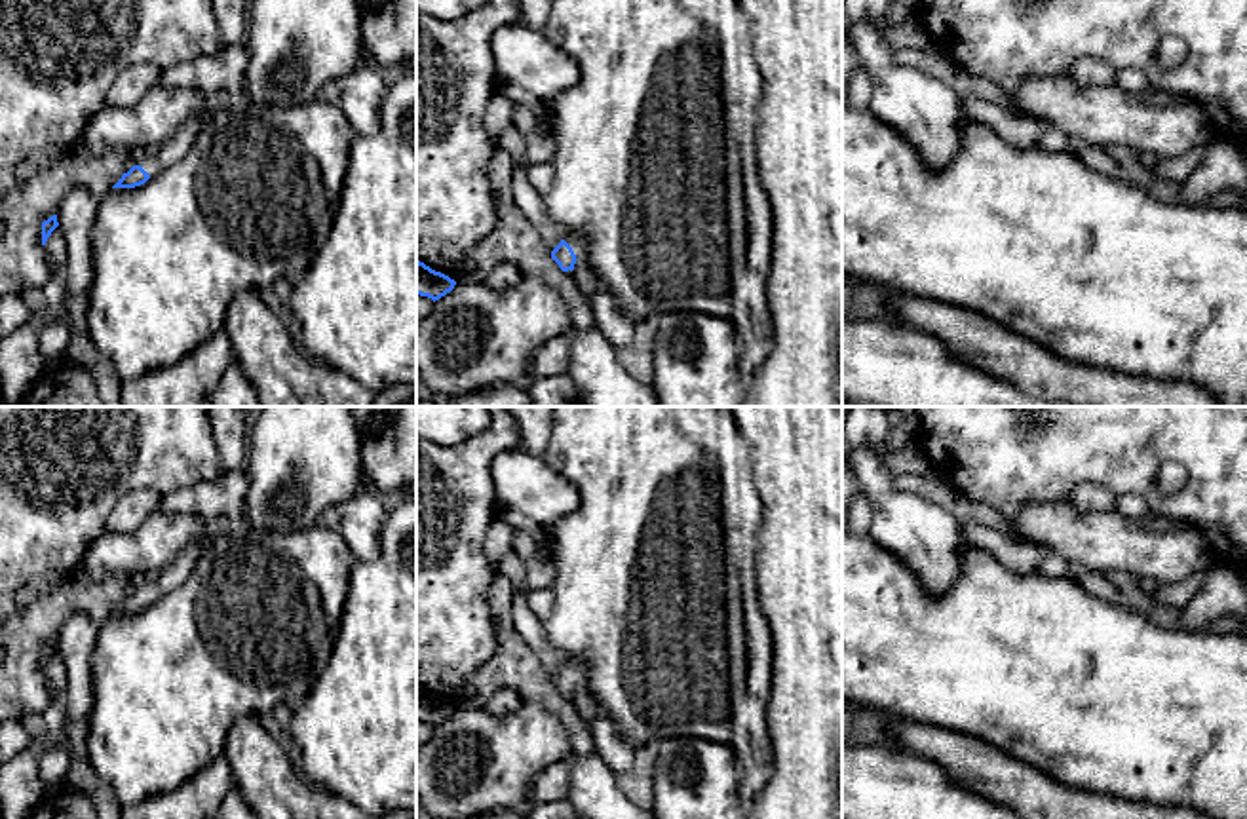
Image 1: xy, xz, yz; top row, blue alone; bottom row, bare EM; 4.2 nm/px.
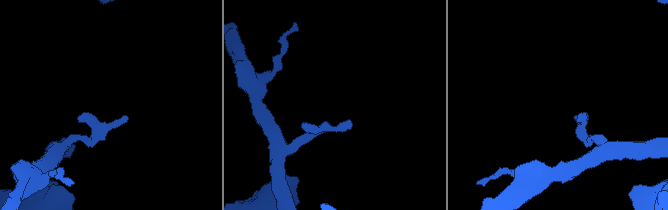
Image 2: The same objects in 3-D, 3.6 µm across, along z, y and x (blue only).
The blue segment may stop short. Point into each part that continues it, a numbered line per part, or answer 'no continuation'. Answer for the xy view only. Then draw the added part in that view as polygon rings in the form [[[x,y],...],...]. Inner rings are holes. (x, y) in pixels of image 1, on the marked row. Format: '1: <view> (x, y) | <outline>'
1: xy (170, 152) | [[[194,116],[190,122],[182,124],[177,133],[165,144],[162,144],[152,158],[146,158],[143,169],[148,175],[158,175],[177,163],[190,150],[203,122],[203,116]]]

